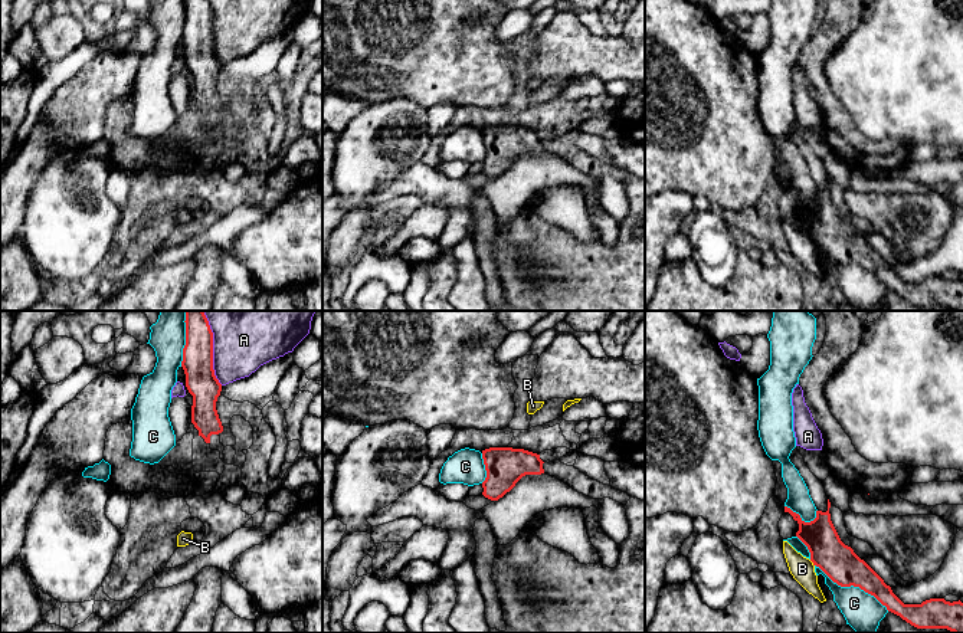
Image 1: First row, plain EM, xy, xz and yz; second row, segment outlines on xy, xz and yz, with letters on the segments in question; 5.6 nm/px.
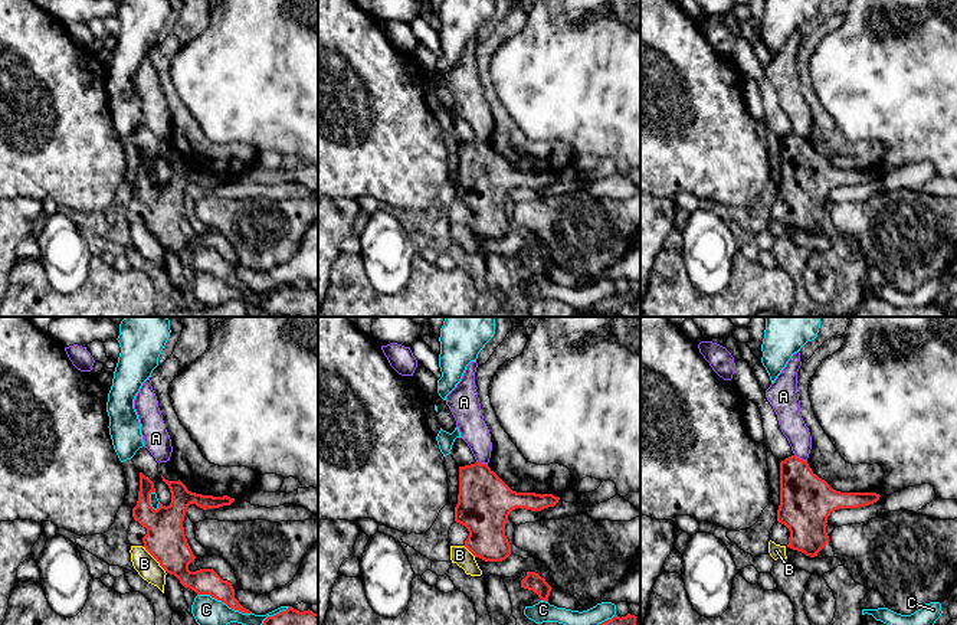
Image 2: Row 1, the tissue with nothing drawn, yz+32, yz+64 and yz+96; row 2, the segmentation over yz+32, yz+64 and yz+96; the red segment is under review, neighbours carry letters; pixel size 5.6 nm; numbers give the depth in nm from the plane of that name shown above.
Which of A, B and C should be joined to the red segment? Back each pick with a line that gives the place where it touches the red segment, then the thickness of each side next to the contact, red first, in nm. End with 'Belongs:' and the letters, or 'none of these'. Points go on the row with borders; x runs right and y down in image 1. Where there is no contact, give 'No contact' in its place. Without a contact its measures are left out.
Belongs: none of these

